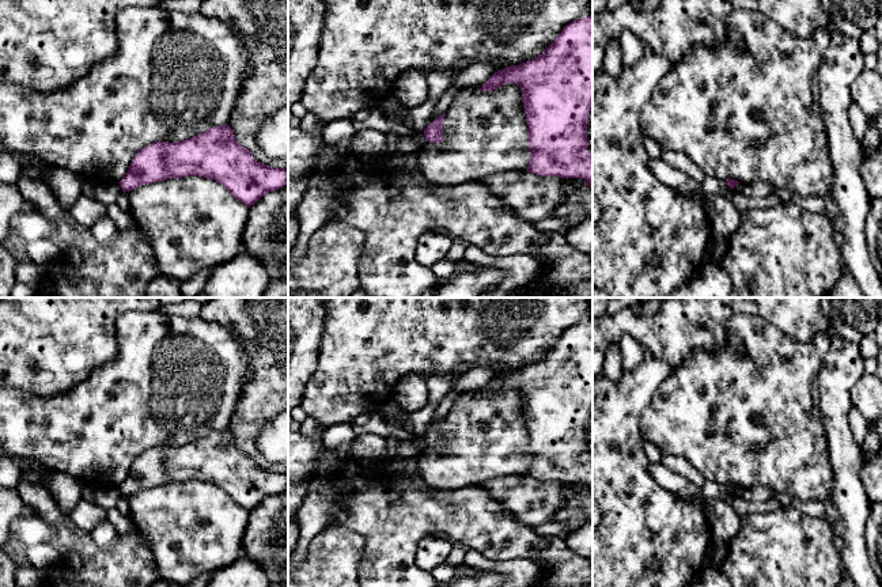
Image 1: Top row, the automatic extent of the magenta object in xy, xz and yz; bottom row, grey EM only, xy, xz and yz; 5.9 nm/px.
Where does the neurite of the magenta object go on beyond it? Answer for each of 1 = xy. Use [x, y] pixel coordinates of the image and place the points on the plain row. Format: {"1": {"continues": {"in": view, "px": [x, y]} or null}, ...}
{"1": {"continues": null}}

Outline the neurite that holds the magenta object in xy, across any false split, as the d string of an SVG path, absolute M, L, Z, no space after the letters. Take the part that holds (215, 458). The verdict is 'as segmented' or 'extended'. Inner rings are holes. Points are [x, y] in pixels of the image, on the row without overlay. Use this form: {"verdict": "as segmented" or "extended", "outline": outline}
{"verdict": "as segmented", "outline": "M227 429L213 431L204 438L177 447L156 446L148 448L135 459L128 477L118 488L122 496L130 496L141 489L188 480L198 480L219 486L249 512L266 497L279 495L288 488L288 474L257 466L251 455L238 447L234 435Z"}

